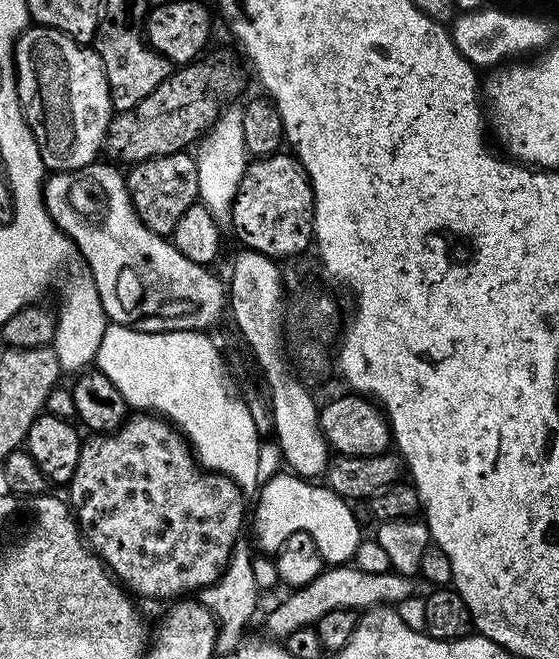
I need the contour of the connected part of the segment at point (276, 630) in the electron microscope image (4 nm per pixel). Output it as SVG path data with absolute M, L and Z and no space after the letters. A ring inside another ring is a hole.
M352 562L328 566L318 574L318 578L314 578L314 582L289 591L289 596L277 608L270 609L264 620L264 628L272 635L269 637L283 638L294 634L294 630L315 626L318 618L322 618L322 614L330 614L330 610L350 610L360 614L370 608L397 606L403 599L410 599L414 594L412 583L413 577L391 570L371 573L356 568Z

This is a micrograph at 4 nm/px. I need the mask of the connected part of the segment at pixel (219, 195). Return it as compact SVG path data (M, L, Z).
M236 106L225 107L216 119L216 125L200 137L194 148L198 166L198 186L200 200L214 214L214 218L224 222L229 219L232 210L232 199L236 196L238 182L246 167L246 153L242 138L242 111Z

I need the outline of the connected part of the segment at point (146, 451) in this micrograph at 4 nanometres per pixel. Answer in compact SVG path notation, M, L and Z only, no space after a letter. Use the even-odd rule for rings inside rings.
M137 411L118 431L92 434L81 443L78 466L66 485L66 500L88 547L133 597L171 601L199 593L223 574L241 543L240 531L246 528L240 488L229 476L201 467L183 432L163 416Z

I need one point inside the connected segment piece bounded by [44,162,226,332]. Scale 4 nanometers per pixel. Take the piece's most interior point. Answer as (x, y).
(144, 282)

